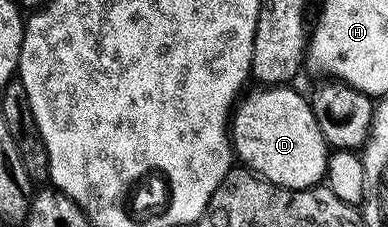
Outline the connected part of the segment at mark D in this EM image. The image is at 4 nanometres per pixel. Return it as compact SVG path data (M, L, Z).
M286 84L253 88L257 90L246 93L231 115L229 136L236 161L244 169L280 186L302 190L324 179L331 150L325 145L323 132L319 132L310 99L293 88Z

